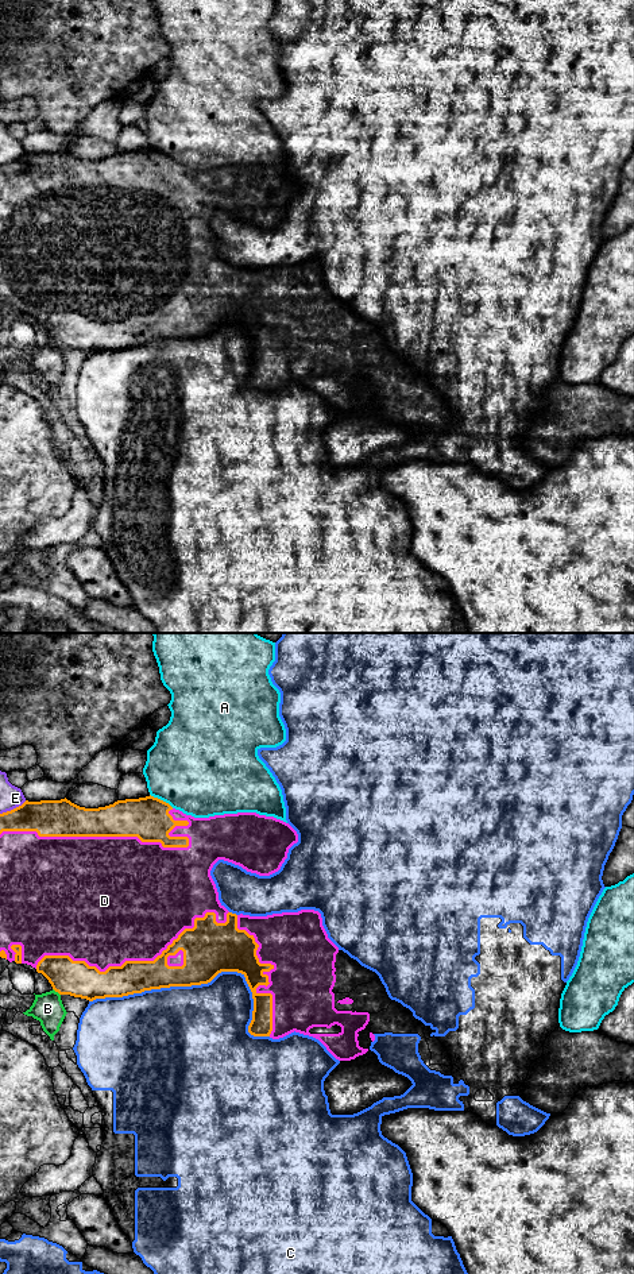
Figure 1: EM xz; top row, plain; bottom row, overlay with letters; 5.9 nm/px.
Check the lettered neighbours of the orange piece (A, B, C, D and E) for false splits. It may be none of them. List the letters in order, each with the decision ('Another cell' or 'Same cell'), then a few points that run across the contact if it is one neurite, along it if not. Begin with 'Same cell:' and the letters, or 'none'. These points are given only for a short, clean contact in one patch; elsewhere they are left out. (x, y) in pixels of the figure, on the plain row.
Same cell: D
A: Another cell
B: Another cell
C: Another cell
D: Same cell
E: Another cell

